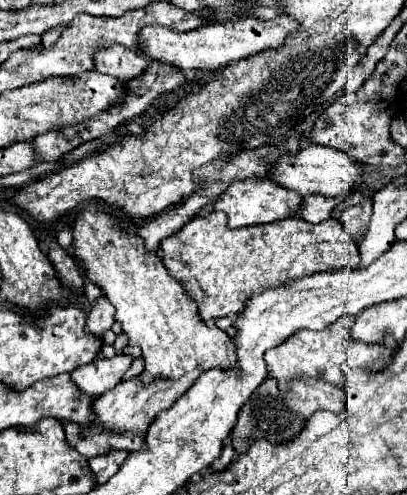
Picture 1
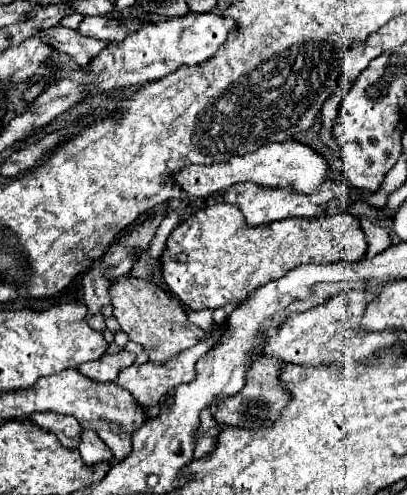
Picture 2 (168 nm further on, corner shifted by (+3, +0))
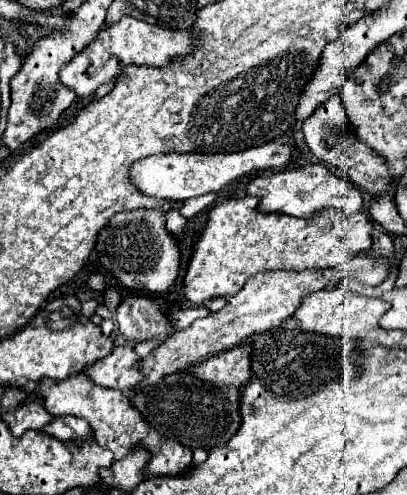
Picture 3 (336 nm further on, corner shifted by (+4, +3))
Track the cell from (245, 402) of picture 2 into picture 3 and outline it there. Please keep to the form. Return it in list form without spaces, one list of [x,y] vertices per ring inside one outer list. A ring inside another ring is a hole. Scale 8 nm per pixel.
[[[238,345],[192,367],[192,373],[202,381],[208,381],[212,385],[236,387],[242,393],[244,385],[252,377],[250,357],[252,357],[250,345]]]

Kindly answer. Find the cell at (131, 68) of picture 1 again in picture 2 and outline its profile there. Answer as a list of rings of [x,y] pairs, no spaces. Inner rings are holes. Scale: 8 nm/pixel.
[[[61,24],[53,26],[53,28],[37,30],[37,36],[45,44],[49,44],[53,50],[69,54],[81,68],[85,68],[107,44],[105,40],[91,40],[91,38],[79,34],[77,30],[65,28]]]

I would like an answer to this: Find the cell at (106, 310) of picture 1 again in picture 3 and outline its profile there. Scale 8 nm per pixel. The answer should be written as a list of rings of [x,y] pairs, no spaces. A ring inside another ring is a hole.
[[[96,271],[96,273],[92,273],[90,277],[88,277],[88,281],[86,281],[86,287],[88,289],[92,289],[92,291],[98,291],[98,293],[102,293],[104,291],[104,287],[106,287],[106,273],[102,273],[102,271]]]

